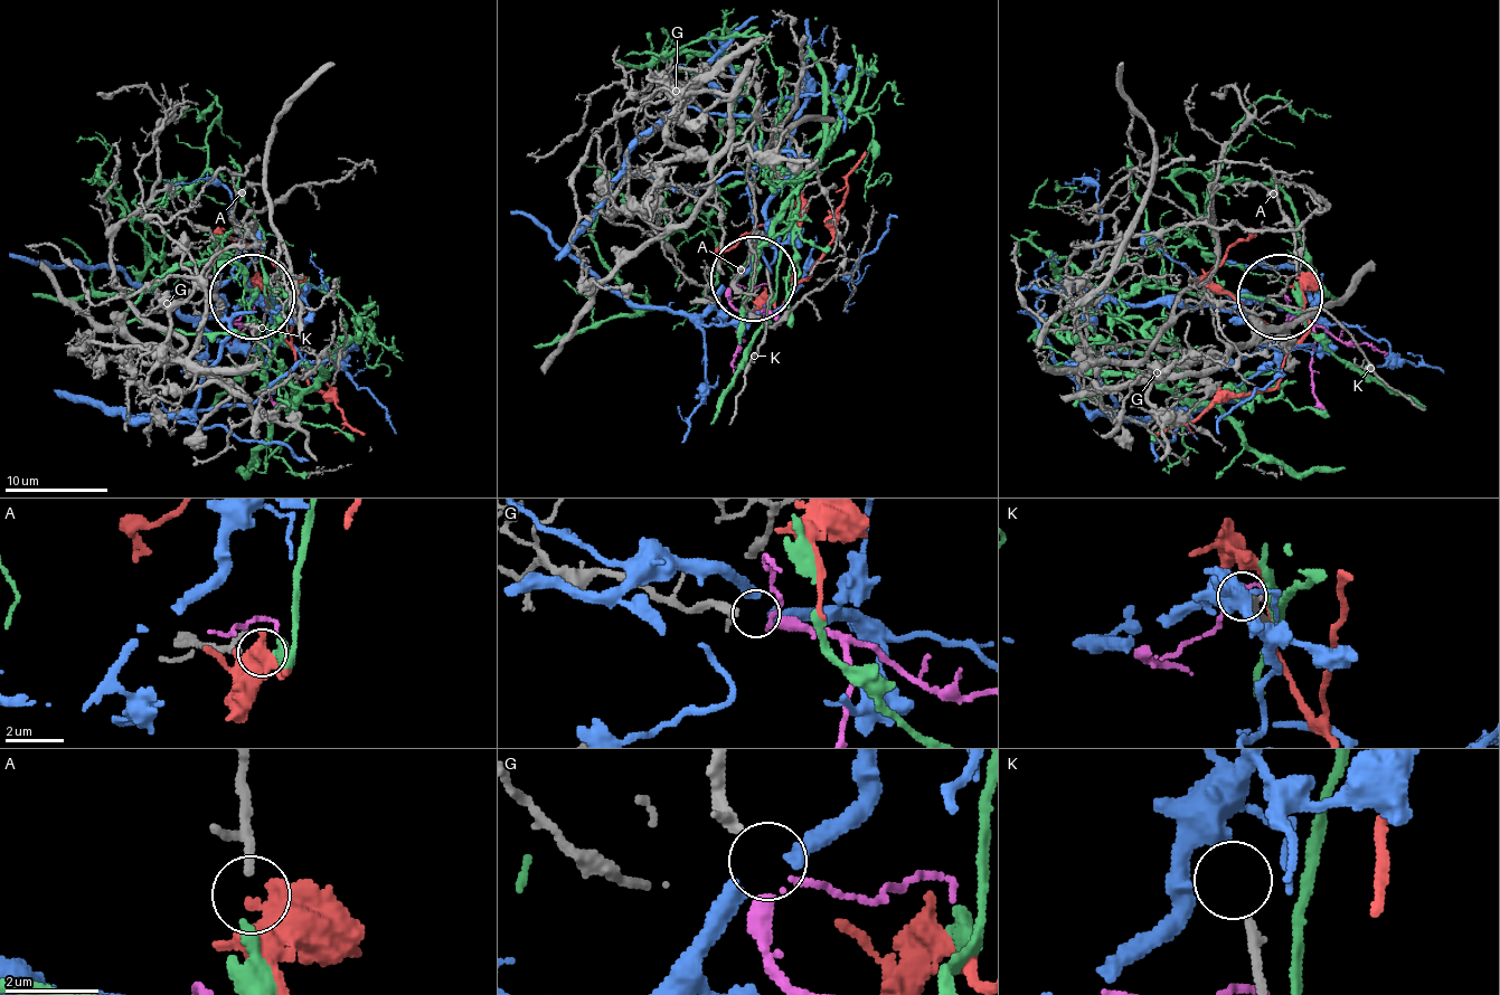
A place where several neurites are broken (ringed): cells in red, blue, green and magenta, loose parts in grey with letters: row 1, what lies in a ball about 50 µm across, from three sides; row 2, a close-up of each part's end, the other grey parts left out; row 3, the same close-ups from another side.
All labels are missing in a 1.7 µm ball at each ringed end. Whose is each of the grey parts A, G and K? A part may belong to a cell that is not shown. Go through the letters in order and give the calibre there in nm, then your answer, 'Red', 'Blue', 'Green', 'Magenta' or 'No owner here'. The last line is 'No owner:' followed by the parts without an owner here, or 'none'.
A: Thickness 140 nm. Green
G: Thickness 240 nm. Magenta
K: Thickness 200 nm. No owner here
No owner: K

